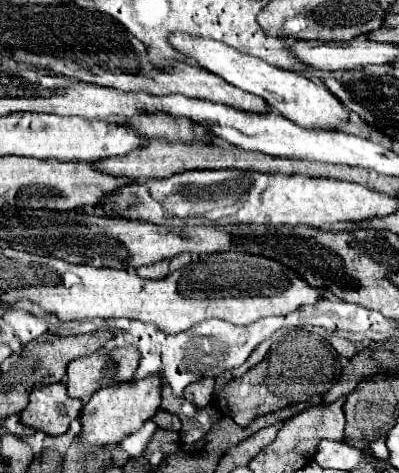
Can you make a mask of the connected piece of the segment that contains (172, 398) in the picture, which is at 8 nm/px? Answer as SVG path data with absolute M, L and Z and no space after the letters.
M162 385L162 409L166 409L166 411L170 411L170 413L176 413L178 417L186 417L186 419L190 419L190 417L196 417L196 407L192 407L190 409L190 405L186 403L186 399L184 397L178 397L178 395L174 395L172 393L172 389L170 389L170 385Z

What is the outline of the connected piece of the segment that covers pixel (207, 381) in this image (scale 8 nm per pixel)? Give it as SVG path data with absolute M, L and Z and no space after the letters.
M204 377L190 383L184 389L184 397L192 401L196 407L206 407L212 399L212 391L214 391L214 377Z

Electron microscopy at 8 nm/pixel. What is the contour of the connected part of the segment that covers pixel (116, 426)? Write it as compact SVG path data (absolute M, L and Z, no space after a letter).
M152 373L140 381L126 381L122 385L98 389L82 411L82 435L84 445L110 445L120 443L126 435L138 431L146 419L150 419L160 407L160 375Z

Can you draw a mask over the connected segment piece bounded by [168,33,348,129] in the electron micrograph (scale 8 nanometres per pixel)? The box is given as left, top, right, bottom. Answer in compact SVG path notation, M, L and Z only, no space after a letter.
M172 33L172 35L168 35L168 43L176 51L194 59L202 69L222 77L224 81L228 81L230 85L234 85L246 93L254 93L254 95L262 97L272 109L276 109L278 113L282 113L284 117L288 117L292 121L296 121L298 125L304 125L304 127L316 125L322 129L332 129L340 123L348 123L348 113L344 111L340 101L322 83L310 81L310 79L306 79L298 73L292 73L292 71L276 69L258 57L240 53L238 49L230 49L228 45L214 41L214 39L194 37L188 33Z

